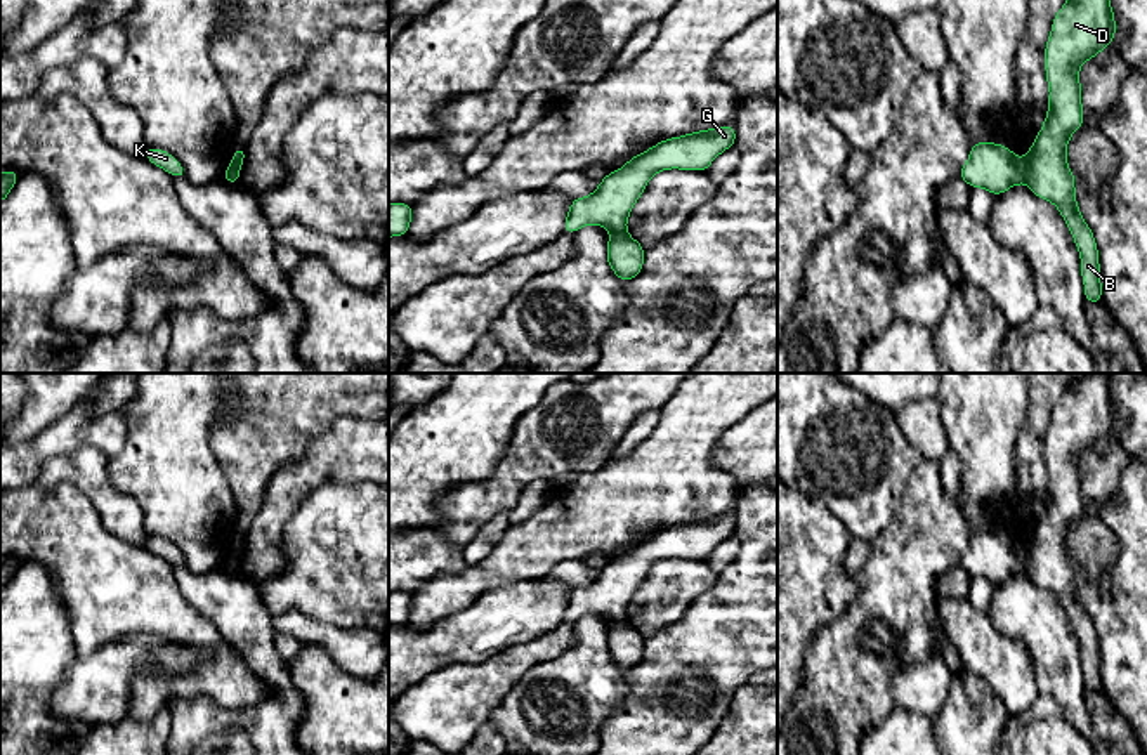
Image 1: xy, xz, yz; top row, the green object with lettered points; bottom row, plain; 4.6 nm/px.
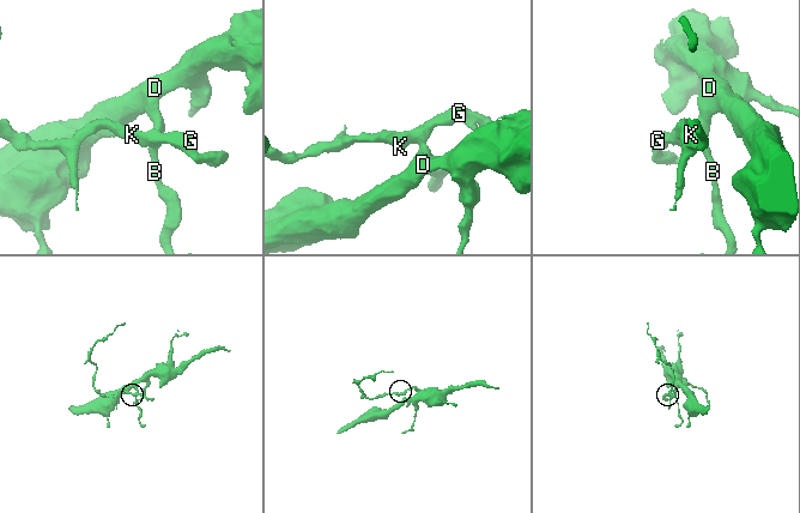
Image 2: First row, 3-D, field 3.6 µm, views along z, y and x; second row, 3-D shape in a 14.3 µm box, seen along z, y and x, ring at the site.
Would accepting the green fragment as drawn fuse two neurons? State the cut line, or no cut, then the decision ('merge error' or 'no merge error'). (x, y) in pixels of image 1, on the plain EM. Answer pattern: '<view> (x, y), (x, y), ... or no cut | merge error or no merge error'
yz (1022, 551), (1024, 570) | merge error

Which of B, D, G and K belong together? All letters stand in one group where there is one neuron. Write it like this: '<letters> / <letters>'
B D / G K

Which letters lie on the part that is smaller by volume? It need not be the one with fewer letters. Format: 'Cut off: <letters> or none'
Cut off: G, K

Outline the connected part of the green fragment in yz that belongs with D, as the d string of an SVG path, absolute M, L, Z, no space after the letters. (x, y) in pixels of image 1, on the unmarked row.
M1091 375L1081 380L1069 380L1065 394L1055 403L1052 411L1052 422L1045 437L1045 458L1050 476L1048 502L1045 512L1036 524L1031 538L1024 545L1026 573L1031 580L1041 587L1052 590L1064 606L1067 616L1072 621L1074 632L1081 644L1081 665L1085 672L1086 691L1102 691L1098 637L1091 618L1083 609L1078 597L1074 574L1076 568L1067 555L1067 529L1083 514L1085 502L1081 495L1081 472L1078 467L1079 456L1085 450L1095 448L1095 444L1107 437L1116 423L1114 401L1109 391L1107 375Z

